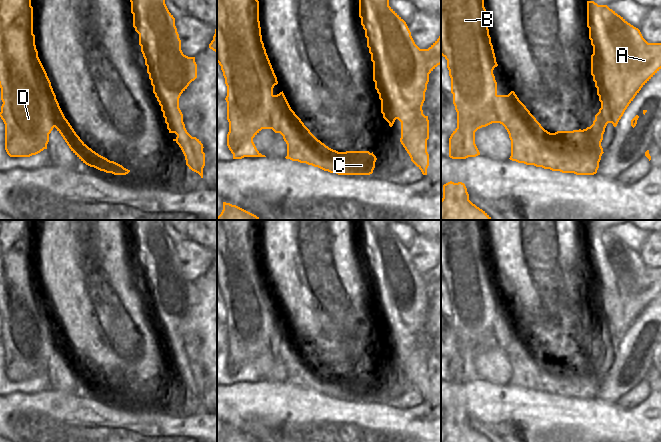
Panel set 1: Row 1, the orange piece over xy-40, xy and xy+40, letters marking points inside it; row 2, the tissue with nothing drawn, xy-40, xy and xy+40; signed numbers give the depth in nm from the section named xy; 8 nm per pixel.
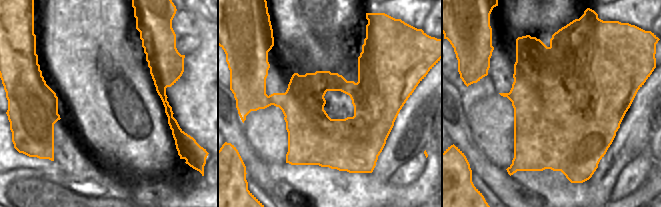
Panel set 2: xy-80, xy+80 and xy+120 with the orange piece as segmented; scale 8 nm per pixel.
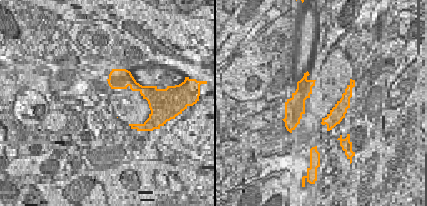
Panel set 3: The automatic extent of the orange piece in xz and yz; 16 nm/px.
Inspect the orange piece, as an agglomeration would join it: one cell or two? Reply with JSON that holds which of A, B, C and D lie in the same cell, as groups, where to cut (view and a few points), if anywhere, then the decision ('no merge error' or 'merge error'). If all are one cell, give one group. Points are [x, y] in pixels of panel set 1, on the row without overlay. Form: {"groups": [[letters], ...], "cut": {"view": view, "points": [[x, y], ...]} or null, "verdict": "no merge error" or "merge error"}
{"groups": [["A", "C"], ["B", "D"]], "cut": {"view": "xy", "points": [[273, 319], [273, 329], [281, 330], [286, 337], [278, 356]]}, "verdict": "merge error"}

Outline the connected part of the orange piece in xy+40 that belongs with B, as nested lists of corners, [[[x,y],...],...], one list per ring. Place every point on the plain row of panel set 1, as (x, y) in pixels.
[[[441,220],[441,279],[447,284],[453,328],[457,336],[457,352],[449,362],[449,381],[452,383],[476,381],[480,376],[475,368],[475,356],[492,347],[503,349],[511,344],[511,338],[506,331],[495,330],[497,306],[493,294],[498,288],[489,259],[483,220]]]

